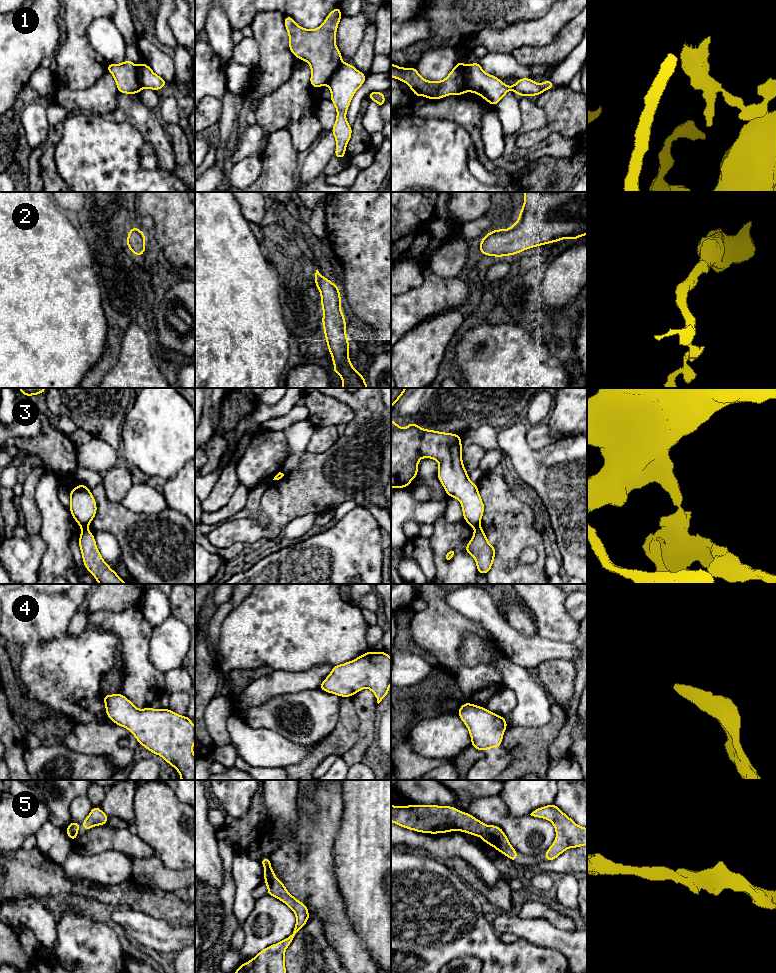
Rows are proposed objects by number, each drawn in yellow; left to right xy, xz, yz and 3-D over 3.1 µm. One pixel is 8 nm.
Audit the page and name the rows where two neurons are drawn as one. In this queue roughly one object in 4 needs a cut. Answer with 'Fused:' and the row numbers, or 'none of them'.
Fused: 1, 3

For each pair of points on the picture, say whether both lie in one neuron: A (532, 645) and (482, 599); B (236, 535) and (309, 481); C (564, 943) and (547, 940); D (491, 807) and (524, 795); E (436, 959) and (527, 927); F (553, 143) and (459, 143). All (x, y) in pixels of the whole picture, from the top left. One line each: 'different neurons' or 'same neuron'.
A: same neuron
B: same neuron
C: same neuron
D: different neurons
E: different neurons
F: different neurons

